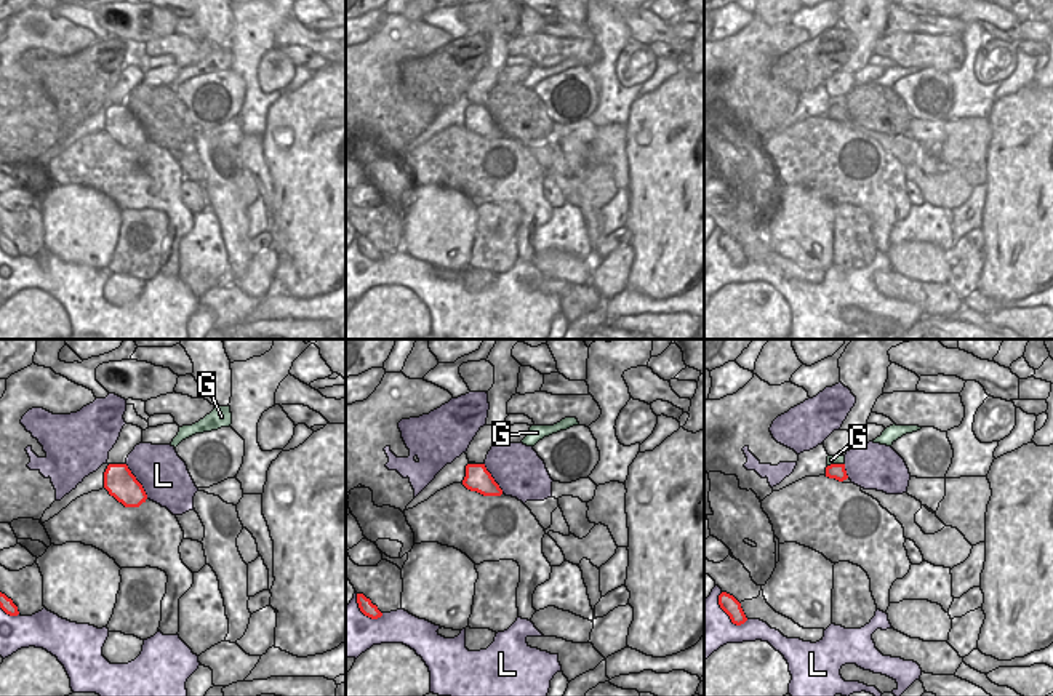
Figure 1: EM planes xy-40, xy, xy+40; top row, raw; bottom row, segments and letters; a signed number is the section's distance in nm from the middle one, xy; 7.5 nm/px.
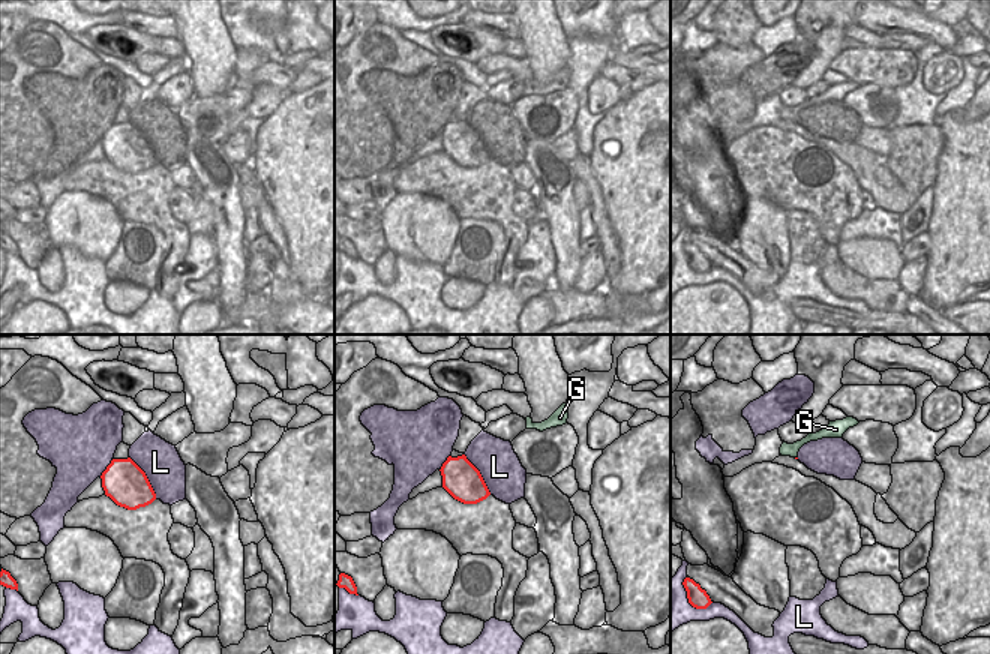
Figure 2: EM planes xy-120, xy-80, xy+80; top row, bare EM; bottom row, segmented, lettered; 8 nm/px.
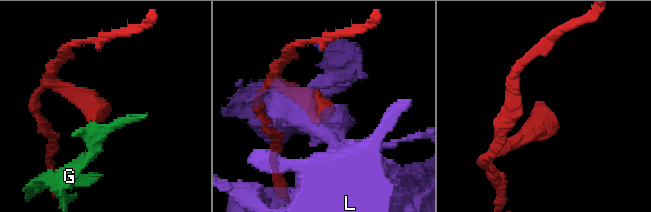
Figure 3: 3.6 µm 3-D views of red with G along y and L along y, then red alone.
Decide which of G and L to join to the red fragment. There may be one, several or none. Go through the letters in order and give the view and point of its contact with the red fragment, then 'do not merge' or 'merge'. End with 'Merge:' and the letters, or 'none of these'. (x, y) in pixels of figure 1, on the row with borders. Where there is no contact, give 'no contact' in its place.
G: xy+40 (836, 464) | do not merge
L: xy-40 (136, 480) | do not merge
Merge: none of these

